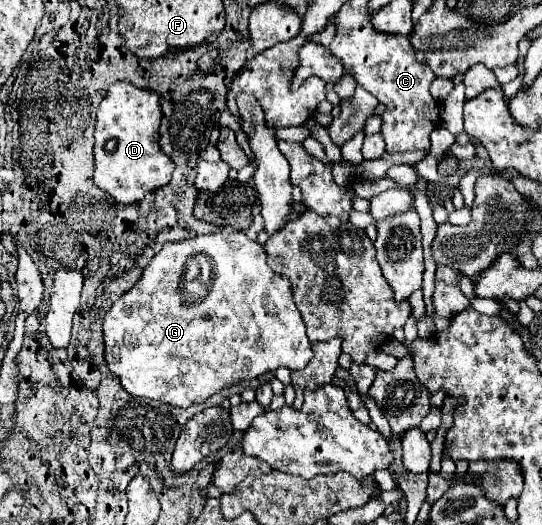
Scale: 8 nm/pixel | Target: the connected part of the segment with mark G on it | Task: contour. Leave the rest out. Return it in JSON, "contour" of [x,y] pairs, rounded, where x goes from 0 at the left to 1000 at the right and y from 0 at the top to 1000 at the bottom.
{"contour":[[[404,438],[397,444],[351,453],[351,457],[303,465],[299,476],[266,510],[266,522],[255,533],[255,541],[240,556],[232,556],[218,575],[210,575],[210,583],[192,602],[188,625],[192,625],[192,655],[196,655],[196,690],[199,690],[203,709],[221,720],[221,728],[236,743],[236,750],[255,754],[255,758],[266,754],[266,758],[310,766],[310,770],[332,773],[332,777],[347,777],[362,766],[376,766],[384,754],[399,750],[413,735],[428,735],[446,724],[465,724],[487,709],[506,709],[517,697],[528,697],[535,705],[557,705],[576,686],[579,667],[565,640],[565,621],[561,621],[557,602],[539,571],[539,552],[535,552],[531,530],[498,514],[491,491],[494,488],[487,480],[487,469],[476,461],[461,461],[445,440],[419,444]]]}

